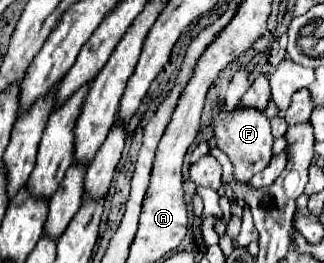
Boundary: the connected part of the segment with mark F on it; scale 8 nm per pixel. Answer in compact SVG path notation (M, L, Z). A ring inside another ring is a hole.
M224 105L216 107L212 111L212 129L214 129L214 139L216 147L224 151L232 165L234 165L234 177L236 181L246 181L254 177L258 171L266 169L270 159L272 159L272 143L274 137L270 133L270 121L264 115L264 111L250 109L250 107L236 107L228 111Z

